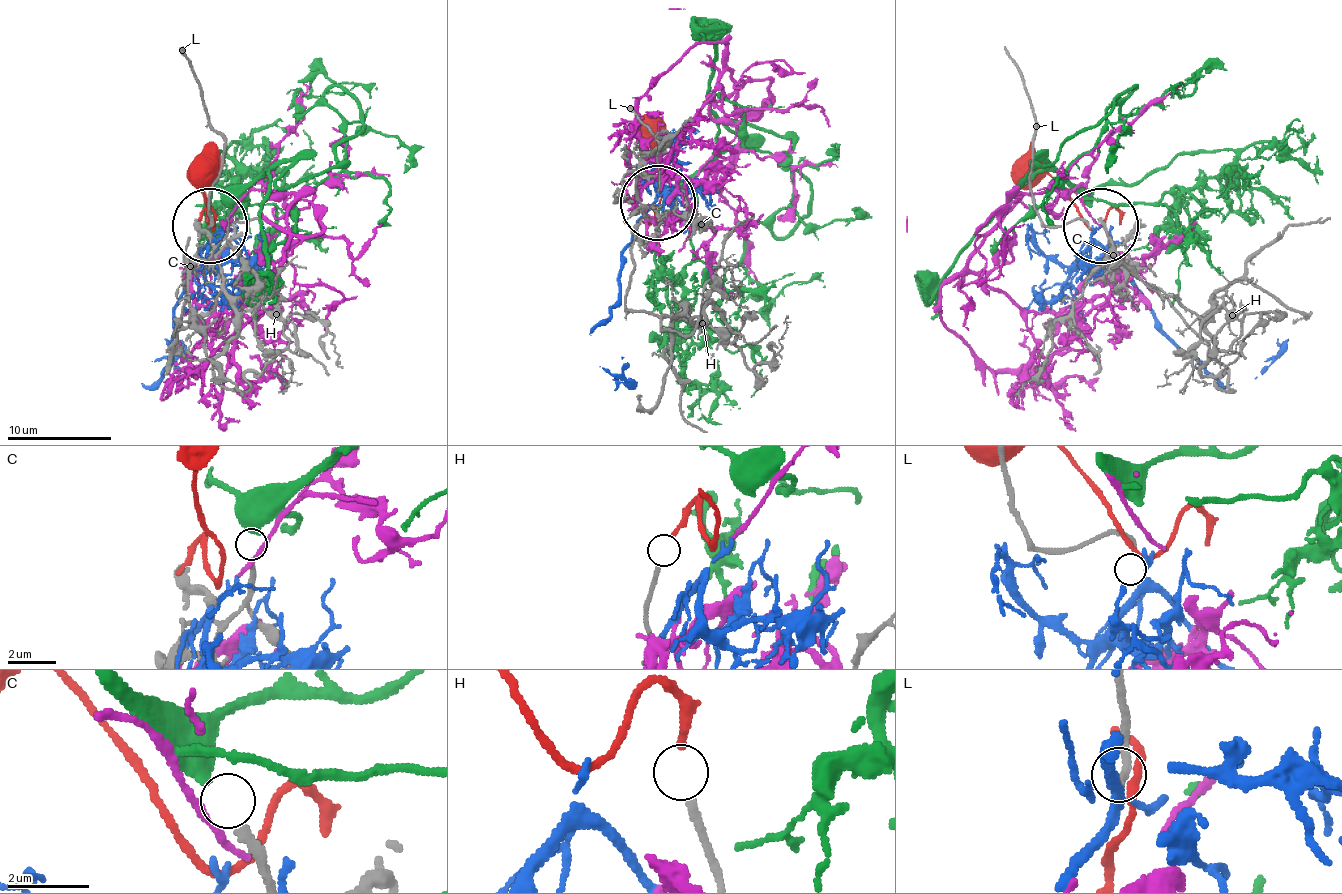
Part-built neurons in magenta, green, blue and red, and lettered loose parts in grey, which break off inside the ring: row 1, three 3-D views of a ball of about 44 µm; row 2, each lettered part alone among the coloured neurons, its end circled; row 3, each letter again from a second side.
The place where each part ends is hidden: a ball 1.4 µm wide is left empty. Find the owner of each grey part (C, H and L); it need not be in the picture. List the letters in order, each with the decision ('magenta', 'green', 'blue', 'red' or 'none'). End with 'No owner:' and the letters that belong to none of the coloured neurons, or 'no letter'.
C: green
H: red
L: blue
No owner: no letter

